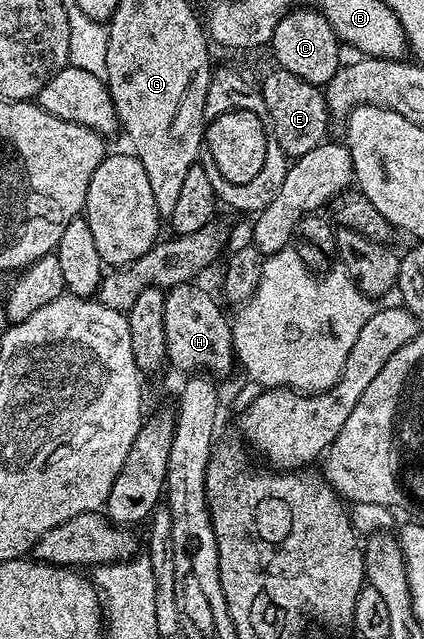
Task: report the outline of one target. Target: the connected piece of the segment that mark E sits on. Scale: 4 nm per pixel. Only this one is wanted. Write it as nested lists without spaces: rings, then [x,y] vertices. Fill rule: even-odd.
[[[276,66],[274,70],[261,82],[265,109],[269,113],[269,131],[277,137],[277,145],[281,145],[288,160],[294,161],[309,153],[309,149],[317,149],[317,145],[328,138],[327,96],[309,81],[301,81],[297,73],[289,73],[280,66]]]

